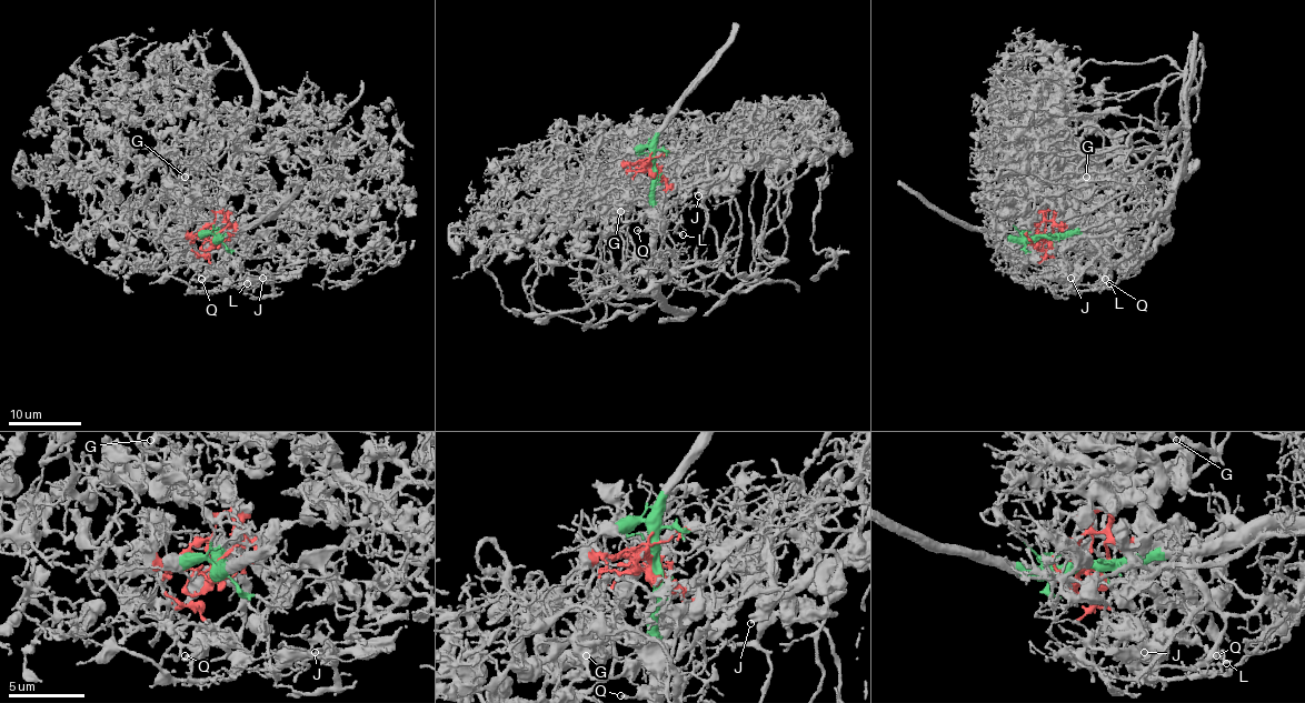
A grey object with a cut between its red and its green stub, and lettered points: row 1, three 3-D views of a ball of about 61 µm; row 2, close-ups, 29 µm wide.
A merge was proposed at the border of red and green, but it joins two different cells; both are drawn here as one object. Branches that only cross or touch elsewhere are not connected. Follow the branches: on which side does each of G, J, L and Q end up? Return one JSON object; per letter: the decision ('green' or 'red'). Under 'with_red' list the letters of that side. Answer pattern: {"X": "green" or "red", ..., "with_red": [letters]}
{"G": "red", "J": "red", "L": "green", "Q": "green", "with_red": ["G", "J"]}

